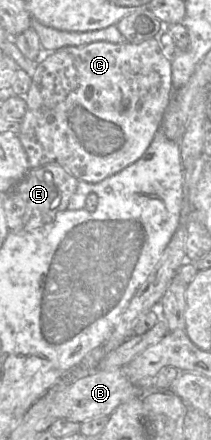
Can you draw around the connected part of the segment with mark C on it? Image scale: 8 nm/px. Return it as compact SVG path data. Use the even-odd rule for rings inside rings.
M154 38L139 44L128 42L117 44L110 42L93 42L84 46L65 47L56 50L43 62L37 64L36 71L31 78L30 88L24 96L27 109L25 115L20 120L20 130L17 134L27 154L30 169L55 163L64 167L78 181L89 183L98 183L118 173L143 156L161 126L173 93L171 61L163 54L158 42Z

